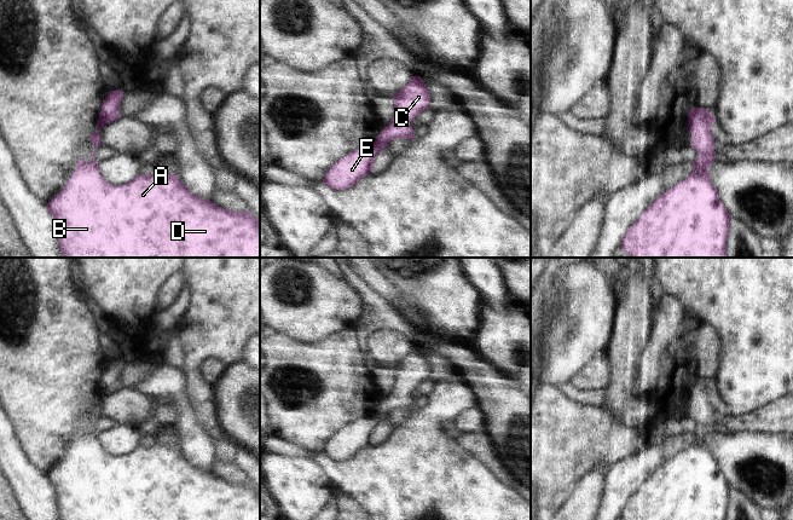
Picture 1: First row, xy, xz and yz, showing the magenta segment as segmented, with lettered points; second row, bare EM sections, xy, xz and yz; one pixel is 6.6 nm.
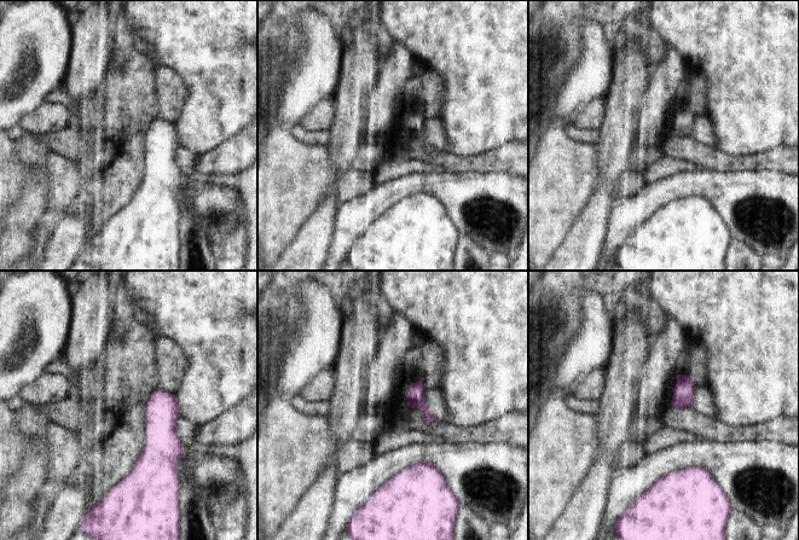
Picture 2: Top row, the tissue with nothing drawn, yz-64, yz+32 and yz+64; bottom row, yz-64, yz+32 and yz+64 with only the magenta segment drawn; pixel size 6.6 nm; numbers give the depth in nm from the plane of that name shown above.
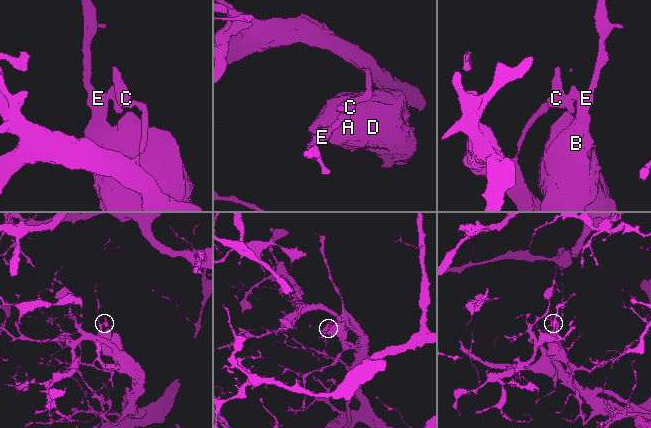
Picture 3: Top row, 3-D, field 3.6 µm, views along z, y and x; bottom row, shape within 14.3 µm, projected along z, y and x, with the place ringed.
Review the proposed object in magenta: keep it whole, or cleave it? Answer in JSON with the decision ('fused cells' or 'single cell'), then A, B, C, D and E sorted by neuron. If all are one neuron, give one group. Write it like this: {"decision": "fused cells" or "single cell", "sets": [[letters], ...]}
{"decision": "fused cells", "sets": [["A", "B", "D", "E"], ["C"]]}

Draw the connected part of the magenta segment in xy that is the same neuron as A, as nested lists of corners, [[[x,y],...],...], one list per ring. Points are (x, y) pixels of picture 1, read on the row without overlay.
[[[79,429],[71,450],[46,479],[52,485],[60,520],[260,520],[260,491],[250,483],[224,480],[193,466],[176,444],[137,446],[125,456],[111,456],[99,445],[99,434]]]

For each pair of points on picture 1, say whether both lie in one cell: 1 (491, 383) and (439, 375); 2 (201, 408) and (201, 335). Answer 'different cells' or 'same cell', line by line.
1: different cells
2: same cell

